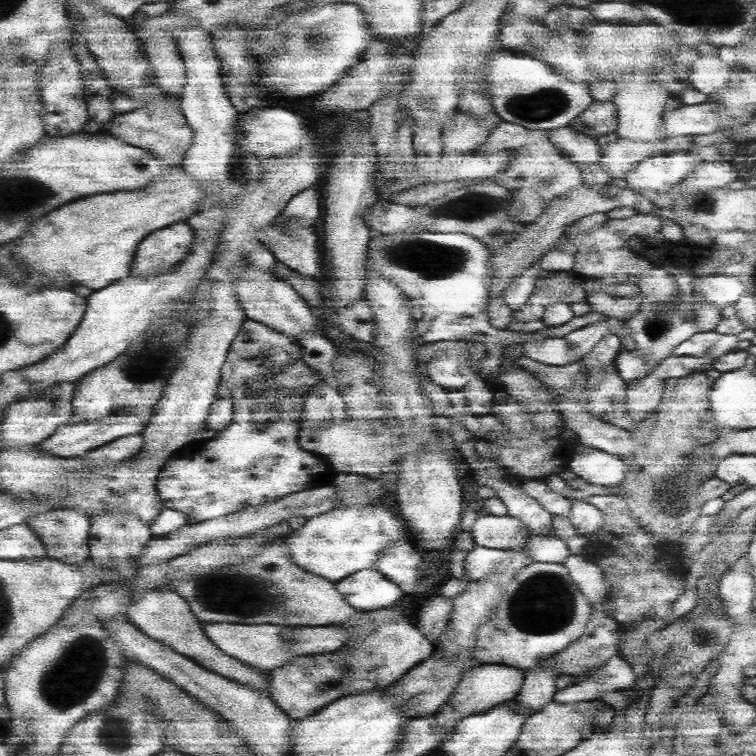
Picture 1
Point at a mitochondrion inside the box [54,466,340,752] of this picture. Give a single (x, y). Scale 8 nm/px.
(213, 592)

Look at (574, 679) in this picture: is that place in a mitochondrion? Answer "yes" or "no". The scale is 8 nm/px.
no

